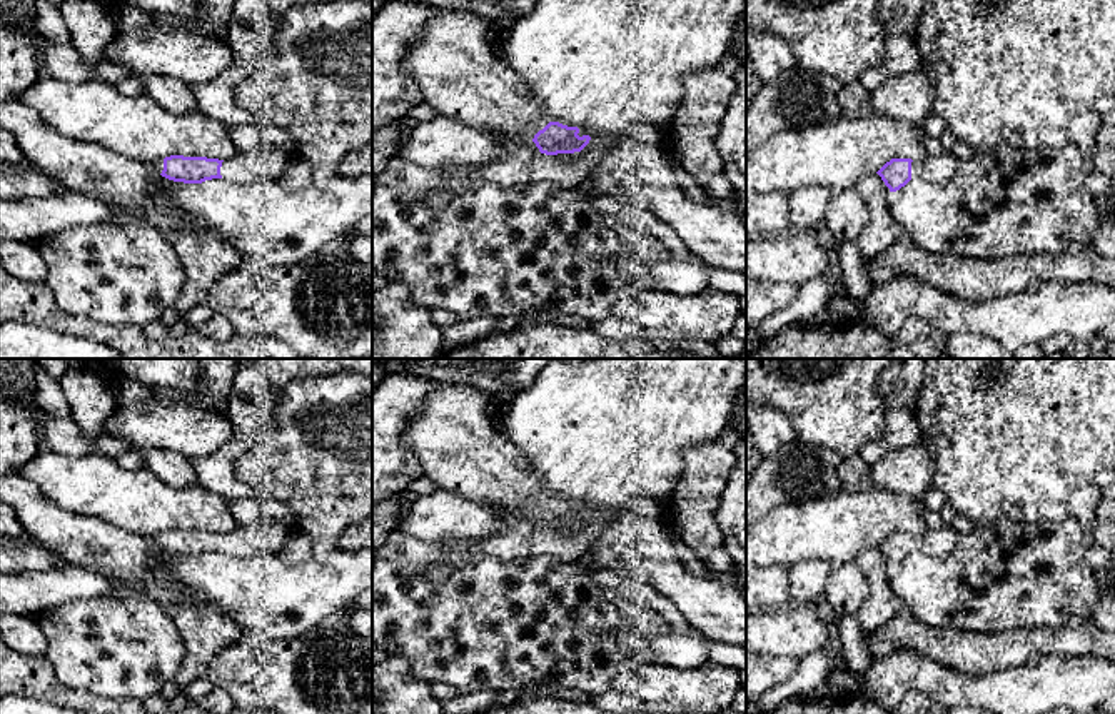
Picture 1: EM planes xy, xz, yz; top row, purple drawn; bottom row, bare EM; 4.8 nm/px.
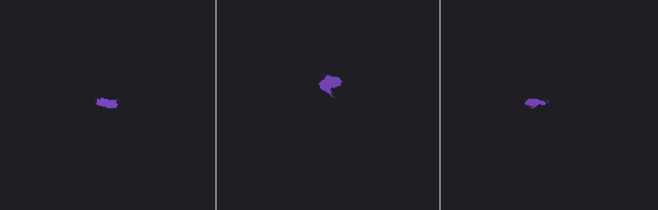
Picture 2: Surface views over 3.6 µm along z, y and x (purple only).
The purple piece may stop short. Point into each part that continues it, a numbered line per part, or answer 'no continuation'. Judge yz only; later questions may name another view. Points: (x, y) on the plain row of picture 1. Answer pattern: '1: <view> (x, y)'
1: yz (932, 543)

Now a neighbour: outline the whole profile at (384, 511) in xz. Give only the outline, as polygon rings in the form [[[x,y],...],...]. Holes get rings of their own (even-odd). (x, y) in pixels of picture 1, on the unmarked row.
[[[402,490],[379,495],[372,504],[372,556],[382,547],[387,536],[399,527],[397,510]]]

